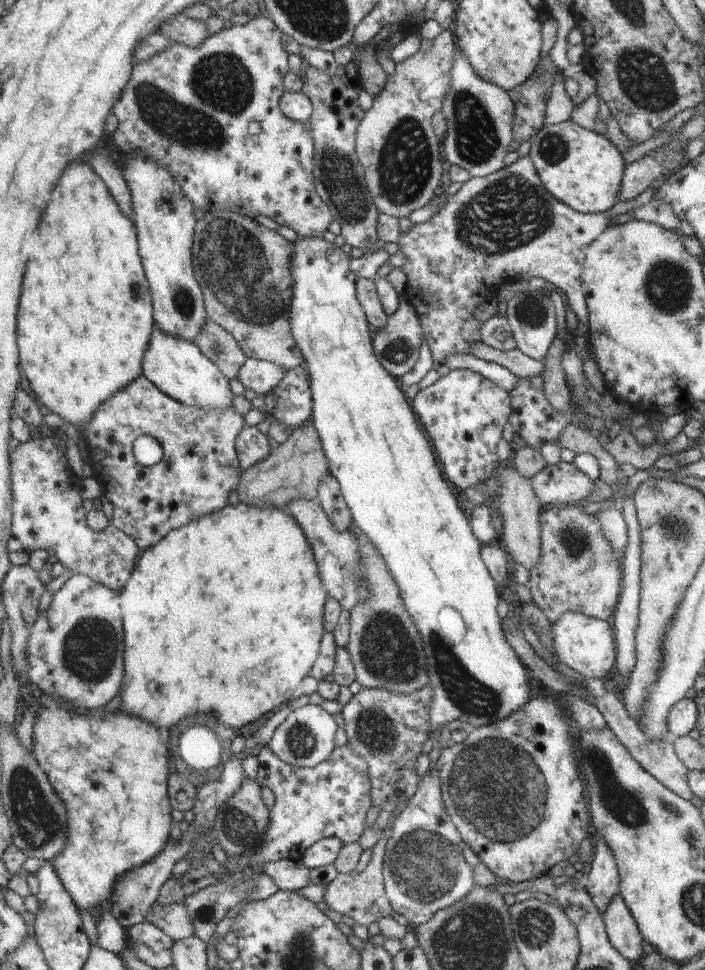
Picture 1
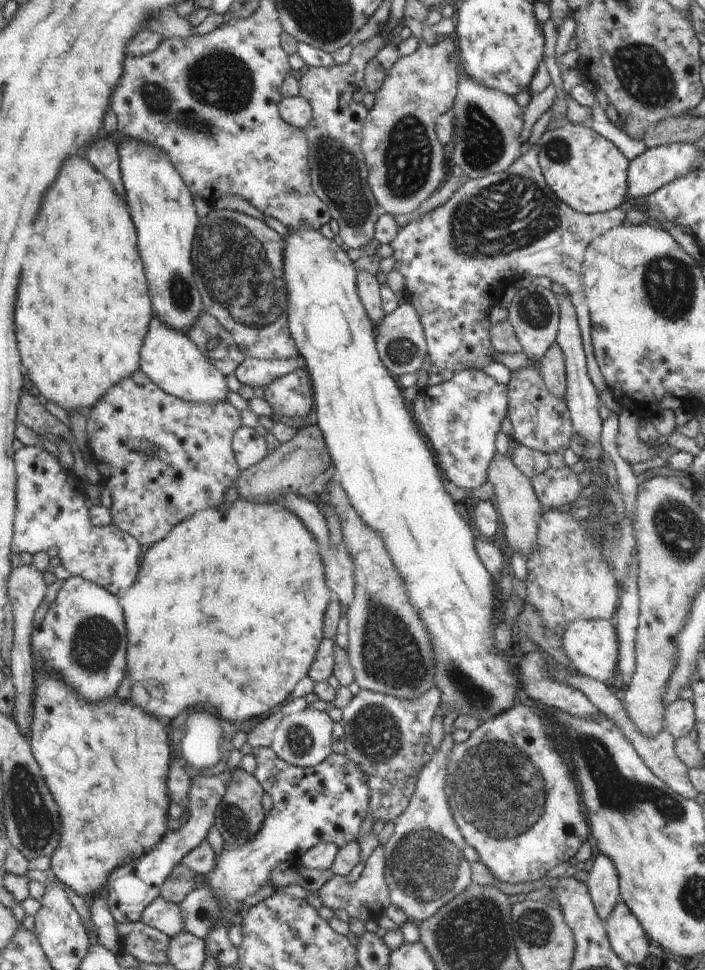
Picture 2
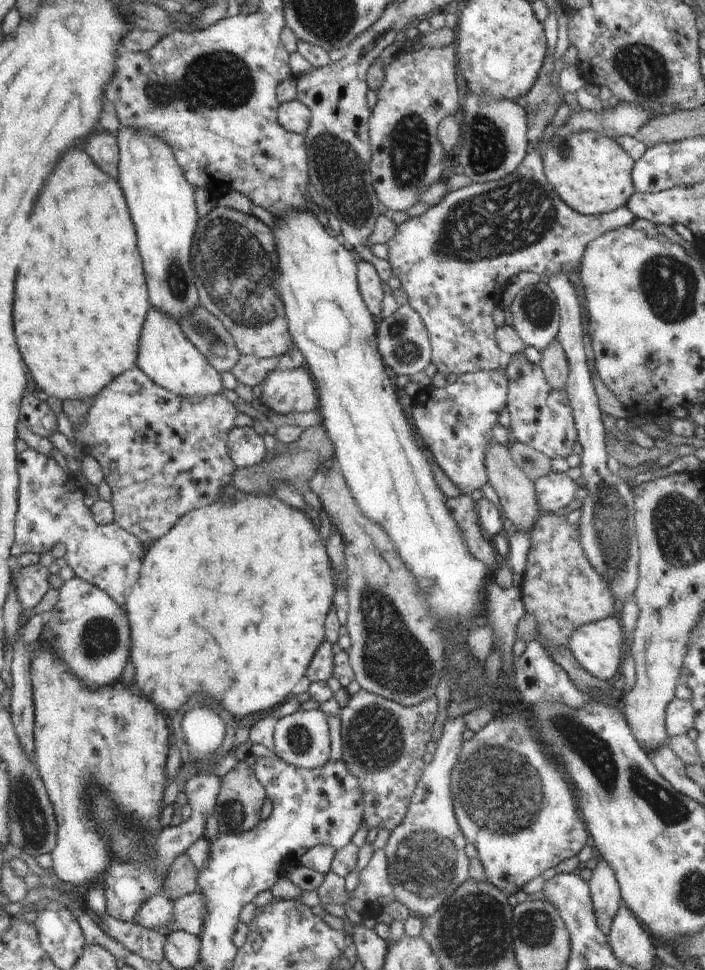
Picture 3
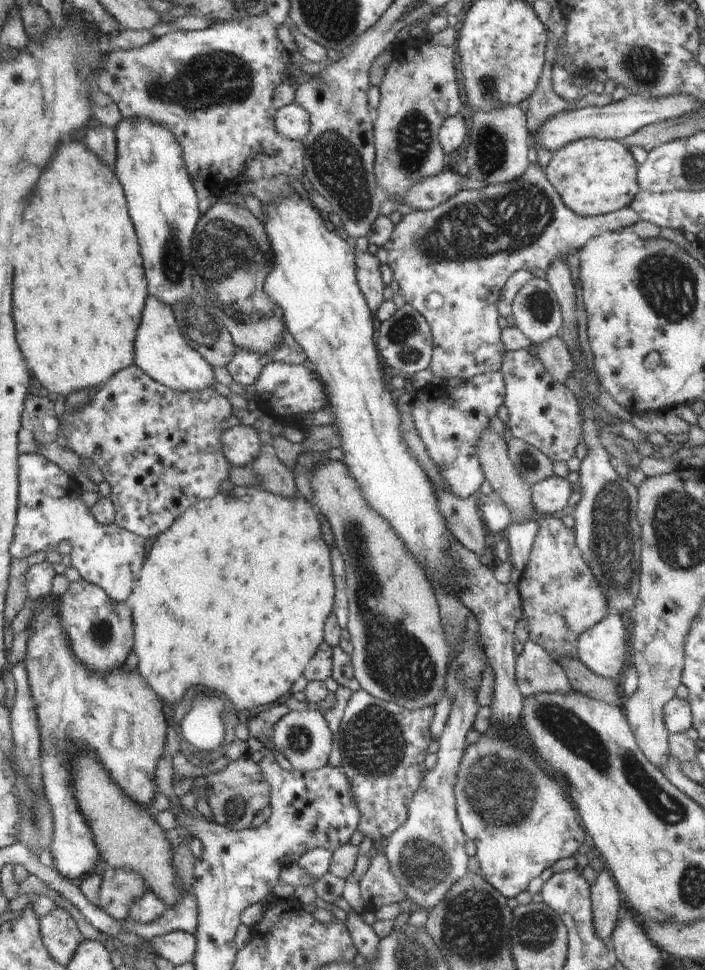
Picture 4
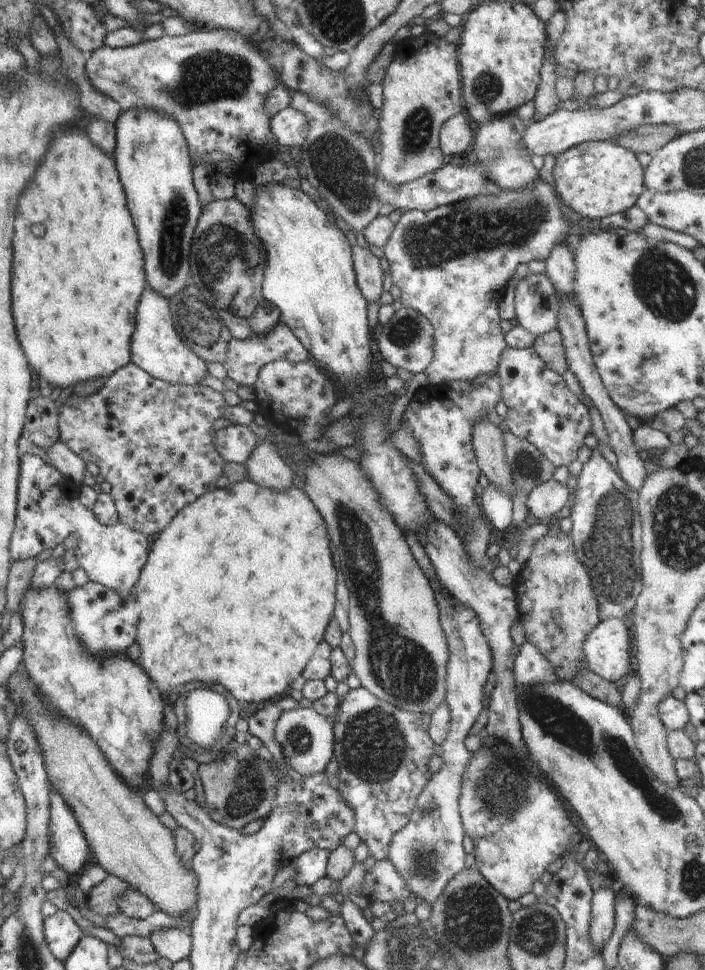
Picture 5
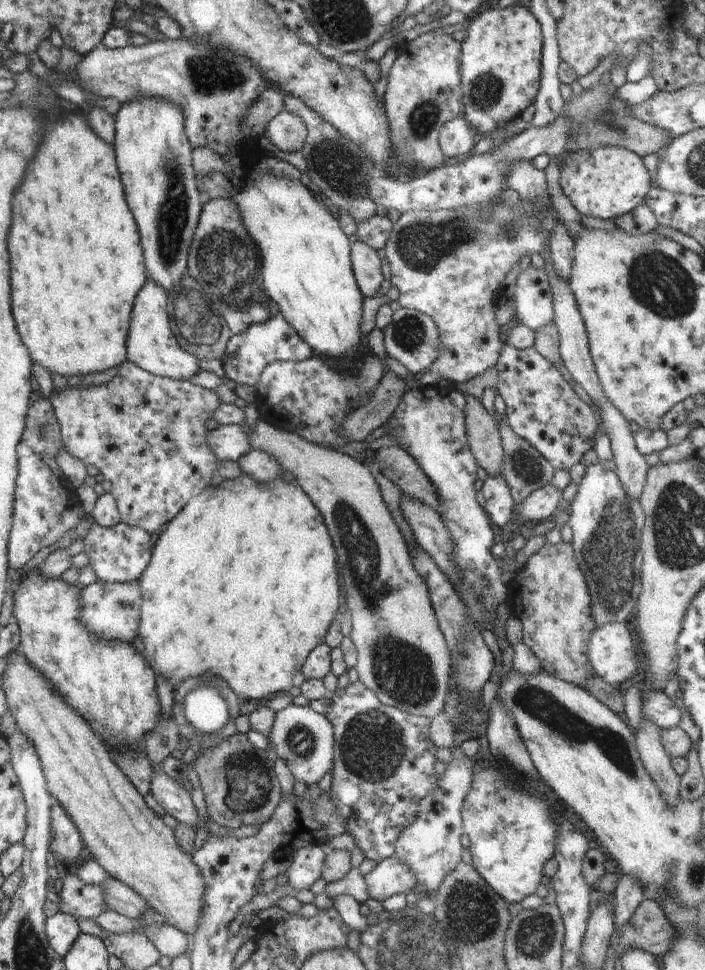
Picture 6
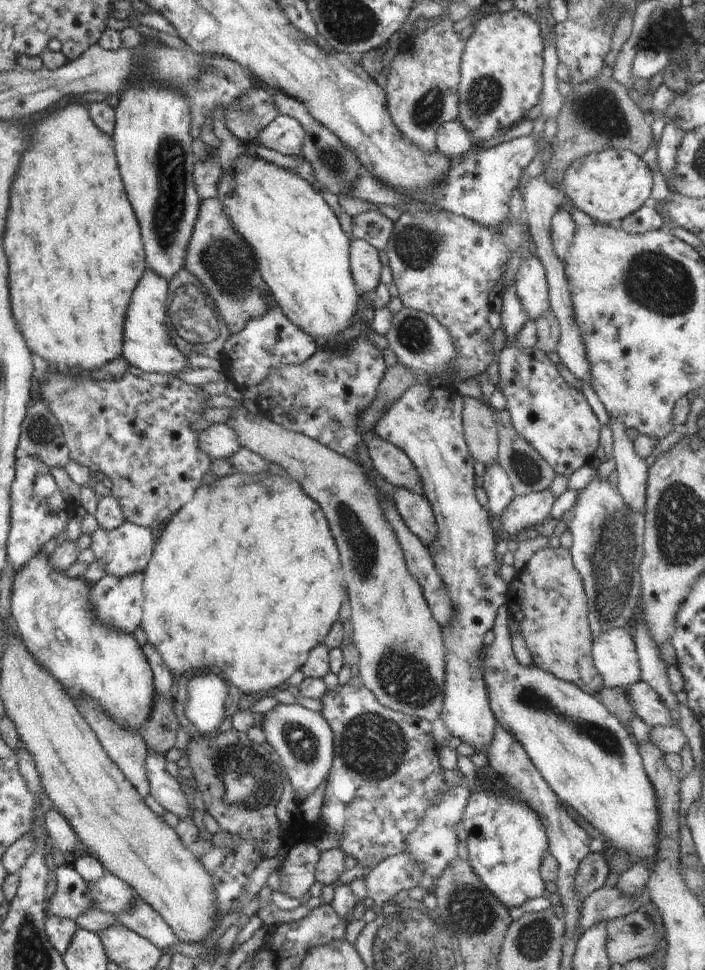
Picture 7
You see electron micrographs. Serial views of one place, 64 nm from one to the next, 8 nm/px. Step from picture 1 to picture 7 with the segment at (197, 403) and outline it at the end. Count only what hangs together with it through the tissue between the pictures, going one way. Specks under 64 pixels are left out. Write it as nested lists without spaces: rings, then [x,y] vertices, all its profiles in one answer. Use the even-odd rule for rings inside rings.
[[[147,268],[132,291],[129,300],[121,355],[130,366],[147,373],[173,375],[188,366],[183,352],[172,342],[166,326],[168,283],[164,277]]]

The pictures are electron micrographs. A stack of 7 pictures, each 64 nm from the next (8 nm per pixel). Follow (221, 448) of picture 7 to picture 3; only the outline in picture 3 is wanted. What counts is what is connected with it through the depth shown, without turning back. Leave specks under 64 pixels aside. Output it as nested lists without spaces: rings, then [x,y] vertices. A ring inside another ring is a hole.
[[[236,427],[228,433],[227,449],[237,468],[251,467],[262,463],[267,454],[261,430],[254,427]]]

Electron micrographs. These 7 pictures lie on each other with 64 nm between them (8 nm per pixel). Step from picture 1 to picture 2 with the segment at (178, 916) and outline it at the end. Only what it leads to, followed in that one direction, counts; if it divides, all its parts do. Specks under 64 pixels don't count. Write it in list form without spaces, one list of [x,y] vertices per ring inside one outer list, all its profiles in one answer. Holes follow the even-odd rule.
[[[162,896],[156,897],[144,908],[141,921],[146,926],[167,934],[170,938],[184,932],[177,903],[168,902]]]

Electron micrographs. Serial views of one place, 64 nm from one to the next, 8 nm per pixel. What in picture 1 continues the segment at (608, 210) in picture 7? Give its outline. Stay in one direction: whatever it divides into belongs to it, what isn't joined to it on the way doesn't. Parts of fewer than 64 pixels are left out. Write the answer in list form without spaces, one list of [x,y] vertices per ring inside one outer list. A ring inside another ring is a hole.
[[[571,120],[544,125],[532,140],[529,155],[544,188],[579,213],[605,213],[619,201],[625,160],[606,136],[578,126]]]

